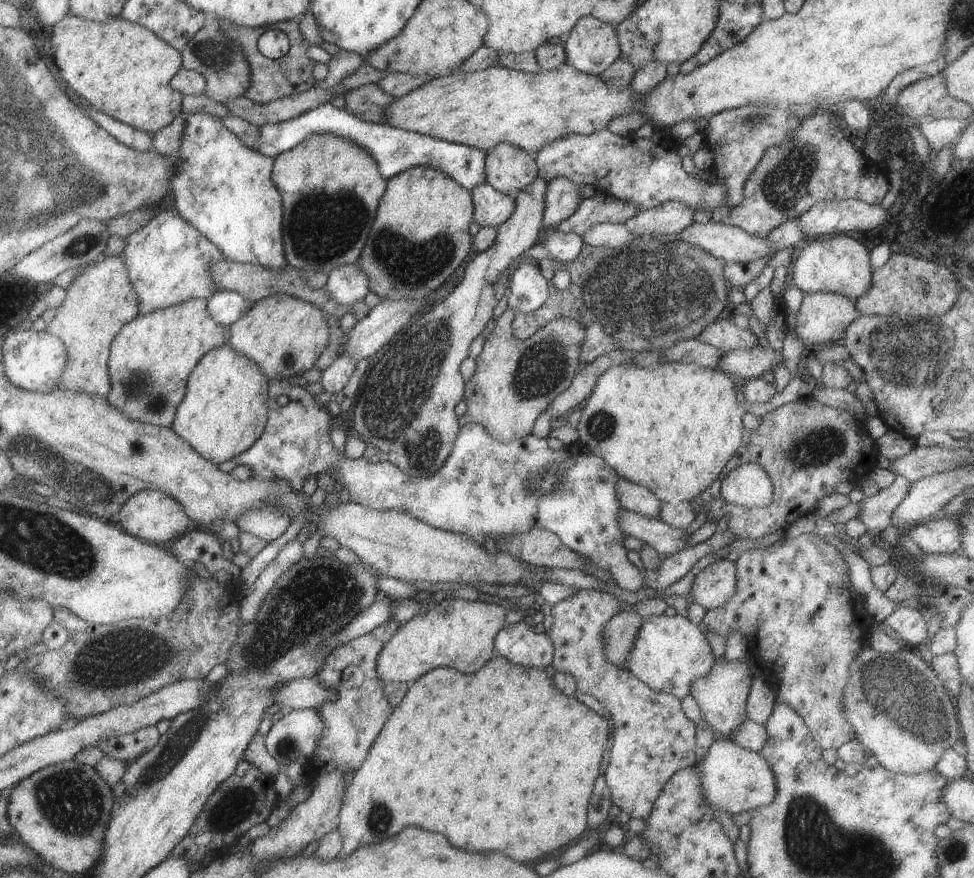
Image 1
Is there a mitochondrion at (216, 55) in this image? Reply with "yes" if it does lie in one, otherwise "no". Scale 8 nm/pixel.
yes

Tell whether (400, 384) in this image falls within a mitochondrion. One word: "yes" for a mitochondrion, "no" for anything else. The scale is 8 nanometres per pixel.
yes

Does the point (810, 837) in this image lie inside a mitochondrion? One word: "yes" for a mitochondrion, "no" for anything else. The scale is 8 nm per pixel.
yes

